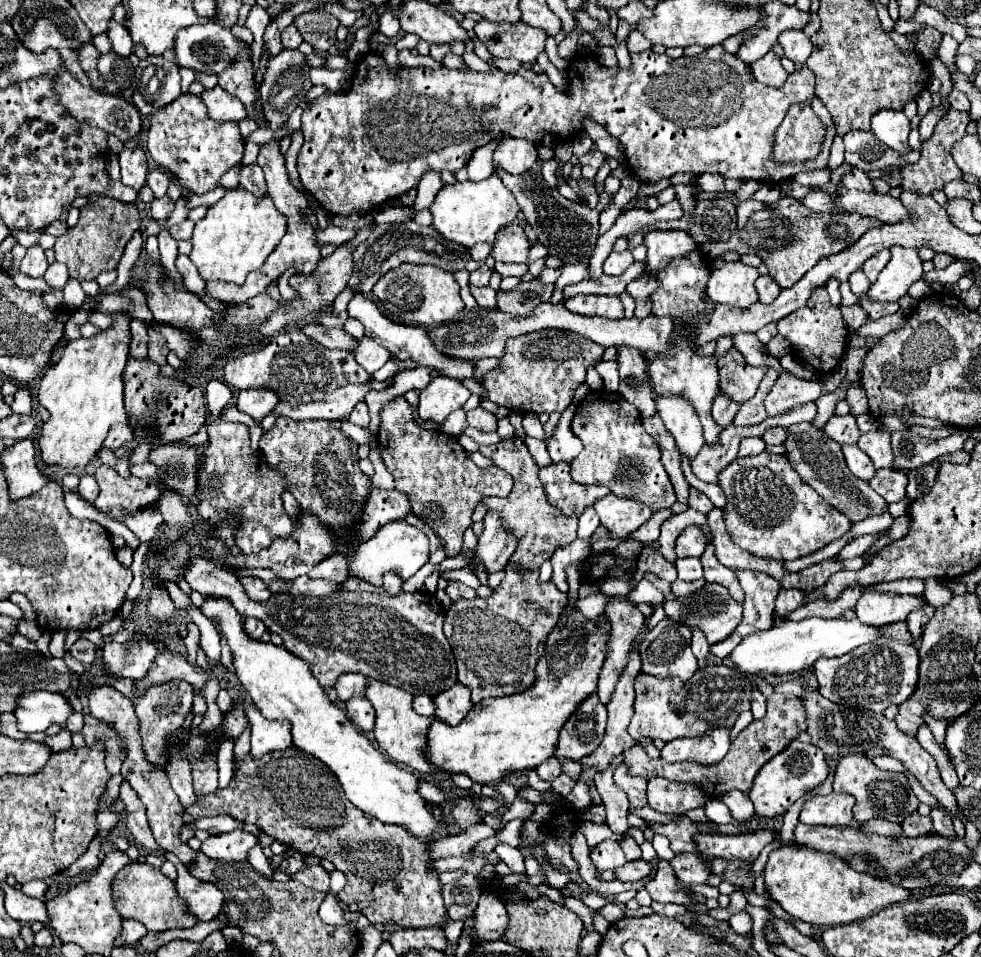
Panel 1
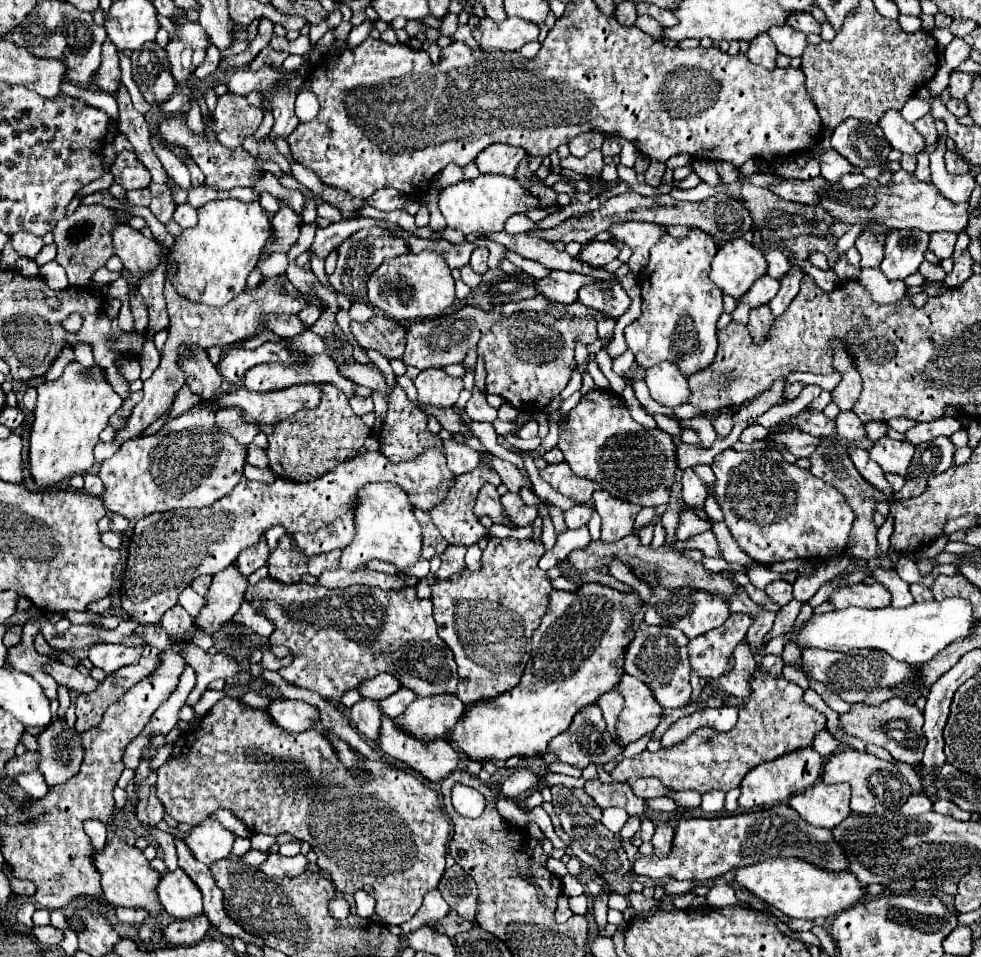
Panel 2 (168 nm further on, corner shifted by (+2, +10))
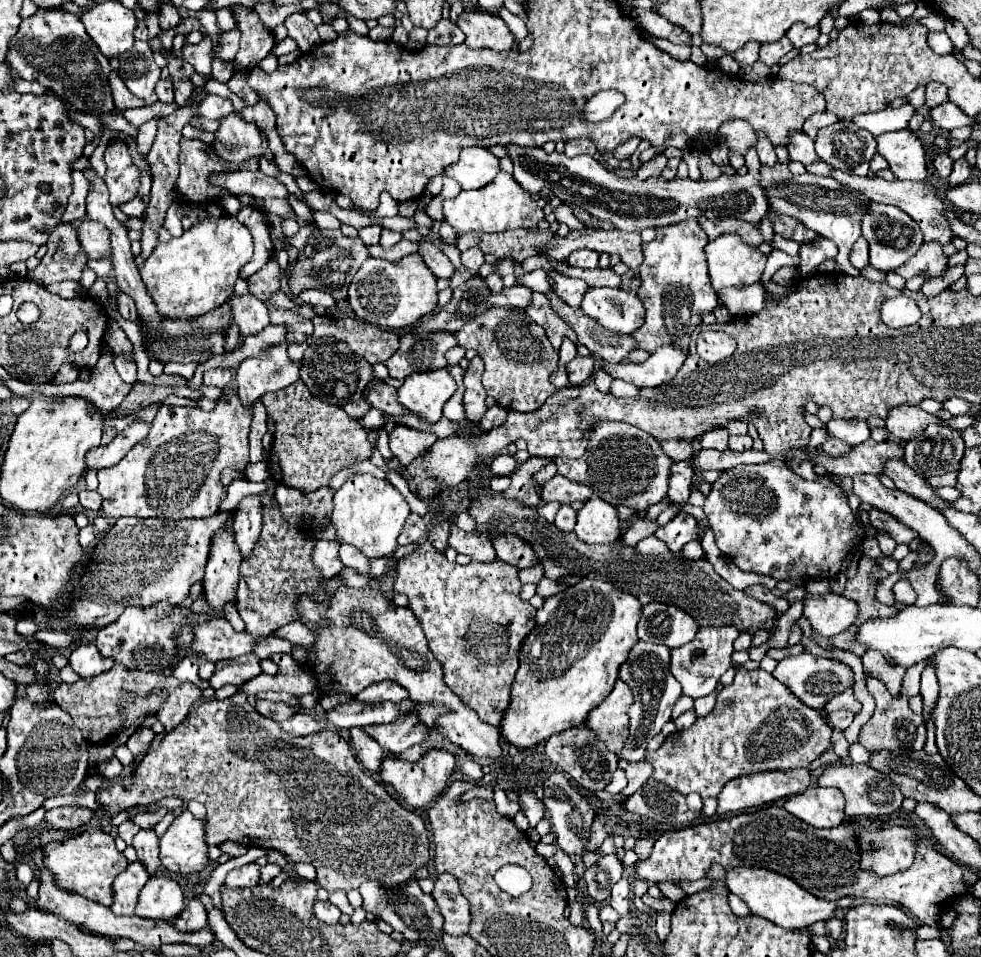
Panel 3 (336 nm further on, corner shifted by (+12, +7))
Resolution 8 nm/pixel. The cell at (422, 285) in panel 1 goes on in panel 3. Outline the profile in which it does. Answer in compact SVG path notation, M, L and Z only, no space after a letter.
M419 253L401 257L399 261L369 257L349 285L349 305L361 321L399 331L433 313L437 309L437 293L437 277L425 265Z

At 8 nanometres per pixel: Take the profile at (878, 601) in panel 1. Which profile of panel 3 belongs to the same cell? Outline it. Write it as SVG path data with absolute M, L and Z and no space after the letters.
M837 593L807 595L803 615L809 619L815 633L833 637L855 623L859 605Z

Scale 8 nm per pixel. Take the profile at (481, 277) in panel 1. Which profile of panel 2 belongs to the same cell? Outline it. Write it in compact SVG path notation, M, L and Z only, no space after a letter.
M477 248L473 254L471 254L471 268L477 272L477 274L485 274L487 270L487 256L489 256L489 250L487 248Z

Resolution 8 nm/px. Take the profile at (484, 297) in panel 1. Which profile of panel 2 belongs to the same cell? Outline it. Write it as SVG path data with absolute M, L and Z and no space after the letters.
M461 266L459 272L461 272L461 280L463 280L467 286L471 286L471 288L477 286L477 282L481 282L481 276L479 276L477 272L473 272L471 266Z

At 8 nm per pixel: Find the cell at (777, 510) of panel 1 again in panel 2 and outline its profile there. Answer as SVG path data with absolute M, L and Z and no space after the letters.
M725 450L719 456L715 456L711 468L717 478L715 500L723 510L725 524L731 536L737 540L739 548L755 562L773 564L797 558L829 562L845 552L849 532L855 522L855 512L835 486L813 476L809 470L803 470L795 464L787 464L777 450L759 450L759 452Z

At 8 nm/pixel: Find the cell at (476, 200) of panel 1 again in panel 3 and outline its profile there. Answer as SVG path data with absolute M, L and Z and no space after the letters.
M499 173L491 183L483 185L475 191L461 191L455 199L443 201L443 219L457 231L485 231L485 233L499 233L509 229L531 229L543 219L543 211L537 209L535 201L521 185L507 173Z

